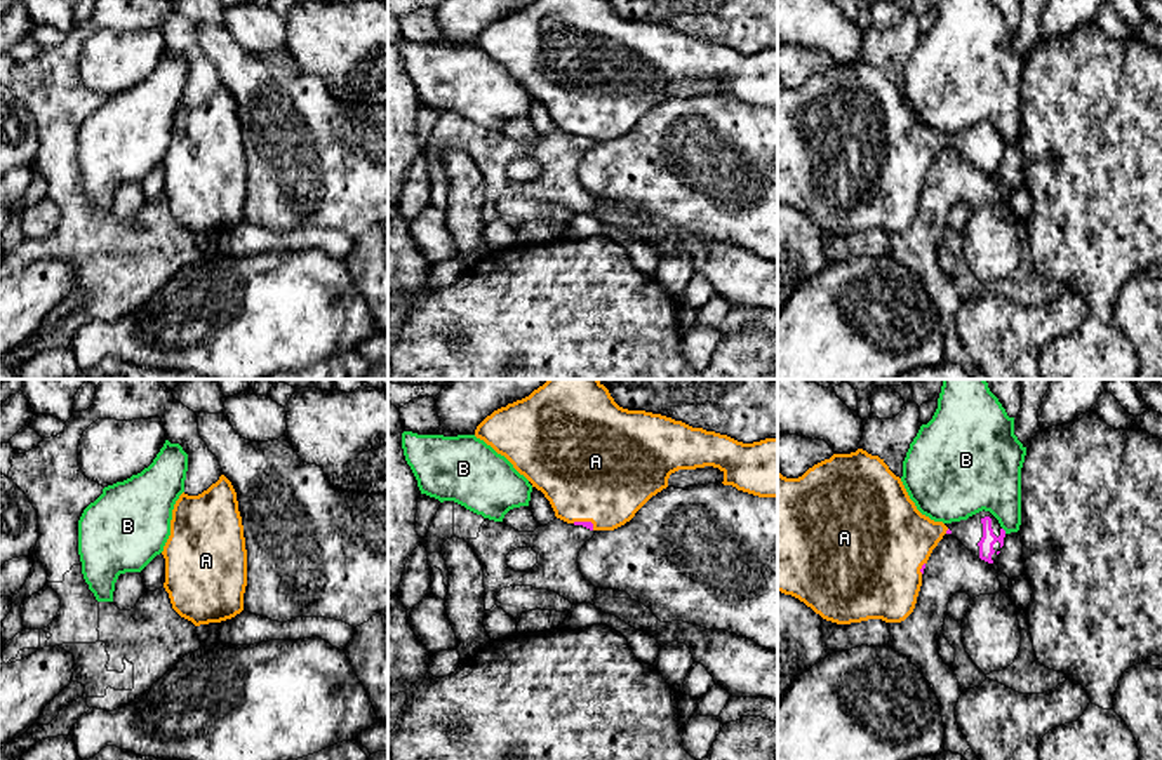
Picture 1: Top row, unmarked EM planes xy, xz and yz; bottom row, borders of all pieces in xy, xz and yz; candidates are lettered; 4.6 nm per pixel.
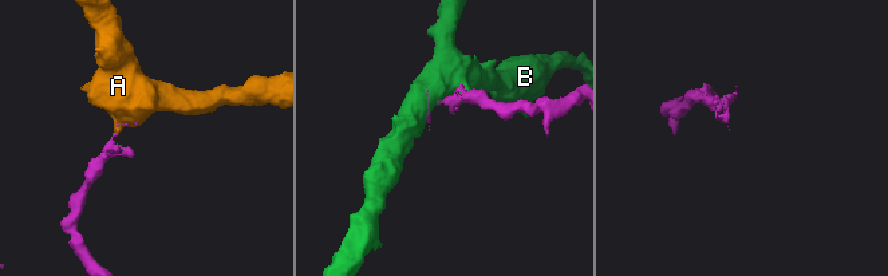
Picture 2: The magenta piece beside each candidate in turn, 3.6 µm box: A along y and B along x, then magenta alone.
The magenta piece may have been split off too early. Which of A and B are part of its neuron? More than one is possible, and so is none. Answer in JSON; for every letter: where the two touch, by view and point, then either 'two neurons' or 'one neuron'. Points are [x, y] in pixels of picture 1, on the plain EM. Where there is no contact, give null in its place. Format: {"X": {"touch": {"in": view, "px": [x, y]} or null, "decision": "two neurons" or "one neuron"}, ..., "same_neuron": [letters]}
{"A": {"touch": {"in": "xz", "px": [585, 133]}, "decision": "one neuron"}, "B": {"touch": {"in": "yz", "px": [1004, 141]}, "decision": "two neurons"}, "same_neuron": ["A"]}

